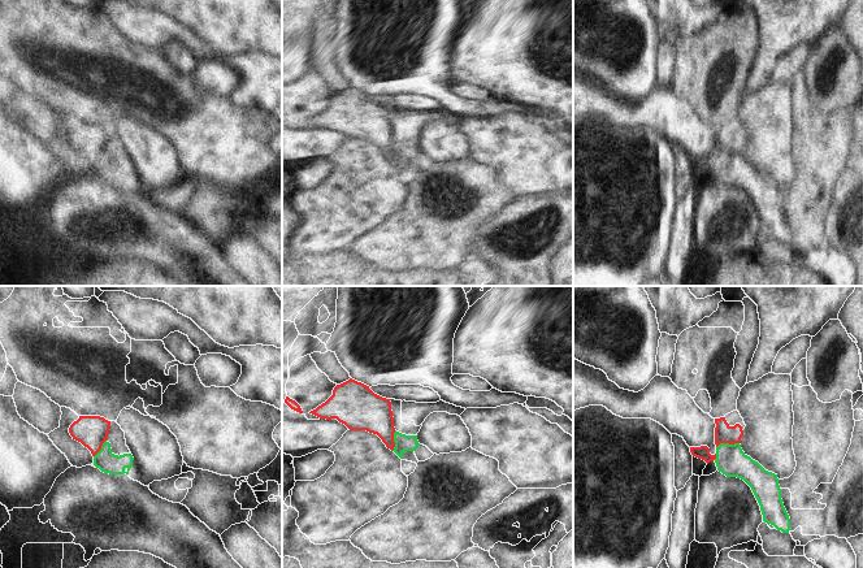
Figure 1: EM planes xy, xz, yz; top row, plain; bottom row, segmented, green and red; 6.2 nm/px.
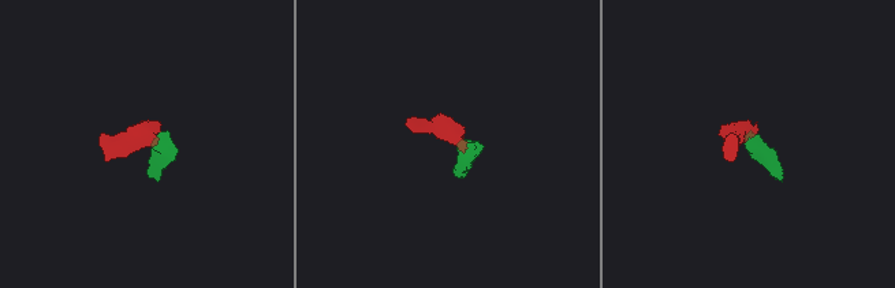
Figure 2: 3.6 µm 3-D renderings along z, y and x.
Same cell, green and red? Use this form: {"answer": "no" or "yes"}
{"answer": "no"}

